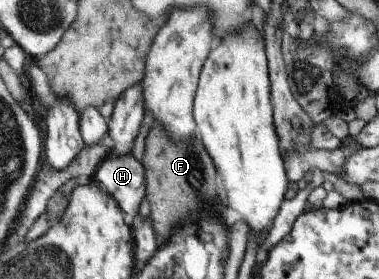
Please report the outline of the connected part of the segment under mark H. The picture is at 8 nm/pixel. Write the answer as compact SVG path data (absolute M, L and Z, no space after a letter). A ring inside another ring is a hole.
M108 153L96 166L91 181L110 194L124 214L136 216L140 200L145 197L143 172L141 162L132 154L116 156Z

